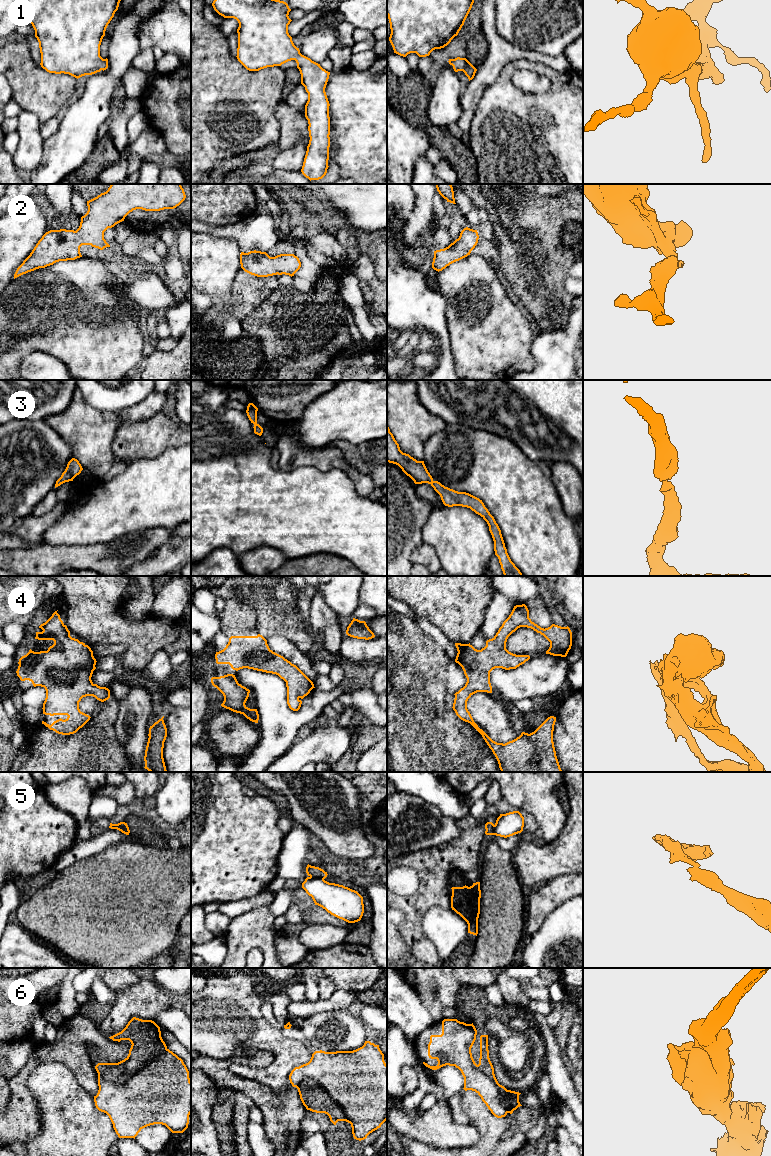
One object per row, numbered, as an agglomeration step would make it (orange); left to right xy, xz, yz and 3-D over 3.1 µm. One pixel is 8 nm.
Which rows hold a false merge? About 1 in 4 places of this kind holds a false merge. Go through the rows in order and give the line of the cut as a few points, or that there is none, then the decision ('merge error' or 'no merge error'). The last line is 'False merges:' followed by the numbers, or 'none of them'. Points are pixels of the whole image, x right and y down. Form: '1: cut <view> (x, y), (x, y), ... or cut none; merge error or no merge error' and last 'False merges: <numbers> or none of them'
1: cut none; no merge error
2: cut none; no merge error
3: cut none; no merge error
4: cut none; no merge error
5: cut xz (310, 876), (323, 879); merge error
6: cut none; no merge error
False merges: 5

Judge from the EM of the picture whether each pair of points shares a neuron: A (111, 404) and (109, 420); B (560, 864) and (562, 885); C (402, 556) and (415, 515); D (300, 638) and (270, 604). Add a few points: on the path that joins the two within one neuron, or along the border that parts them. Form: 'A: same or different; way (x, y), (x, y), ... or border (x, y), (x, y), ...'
A: different; border (88, 404), (105, 411), (121, 411), (133, 406)
B: different; border (572, 872), (556, 876), (540, 885)
C: same; way (402, 546), (402, 528), (405, 525)
D: same; way (296, 630), (278, 612)

